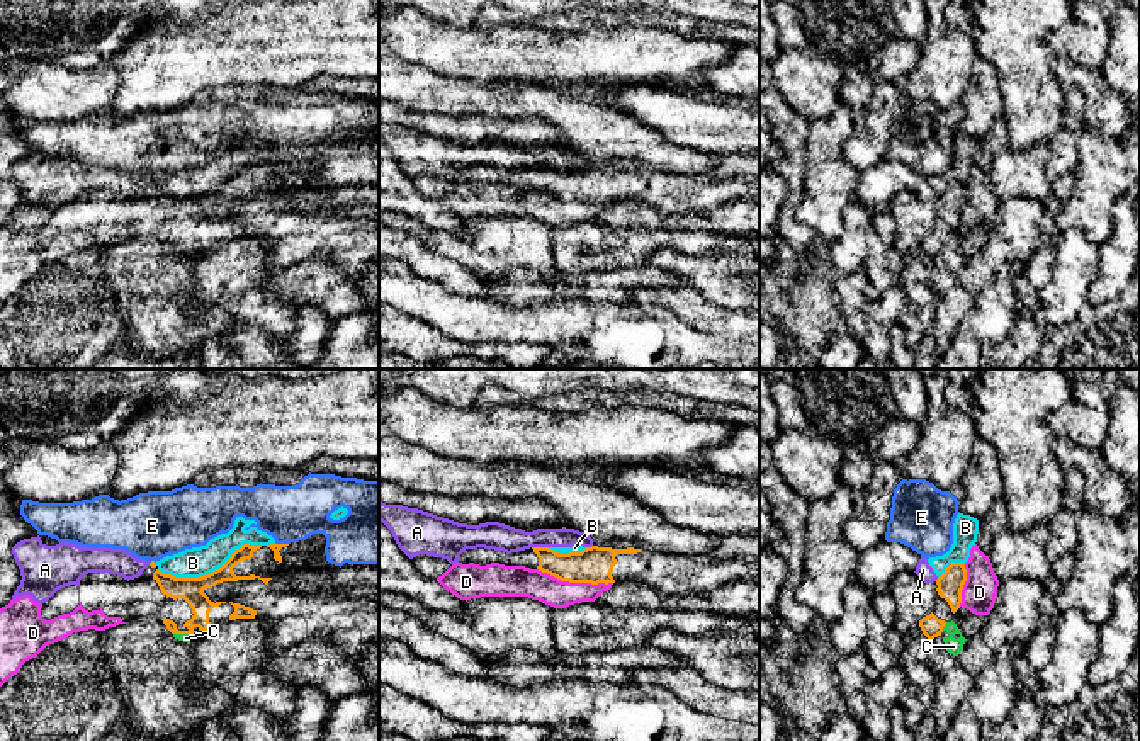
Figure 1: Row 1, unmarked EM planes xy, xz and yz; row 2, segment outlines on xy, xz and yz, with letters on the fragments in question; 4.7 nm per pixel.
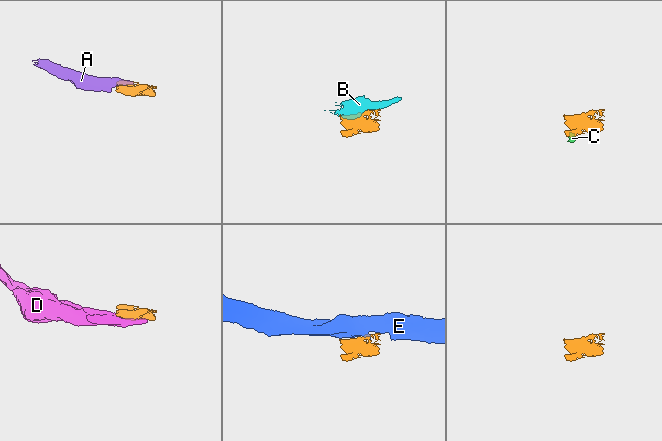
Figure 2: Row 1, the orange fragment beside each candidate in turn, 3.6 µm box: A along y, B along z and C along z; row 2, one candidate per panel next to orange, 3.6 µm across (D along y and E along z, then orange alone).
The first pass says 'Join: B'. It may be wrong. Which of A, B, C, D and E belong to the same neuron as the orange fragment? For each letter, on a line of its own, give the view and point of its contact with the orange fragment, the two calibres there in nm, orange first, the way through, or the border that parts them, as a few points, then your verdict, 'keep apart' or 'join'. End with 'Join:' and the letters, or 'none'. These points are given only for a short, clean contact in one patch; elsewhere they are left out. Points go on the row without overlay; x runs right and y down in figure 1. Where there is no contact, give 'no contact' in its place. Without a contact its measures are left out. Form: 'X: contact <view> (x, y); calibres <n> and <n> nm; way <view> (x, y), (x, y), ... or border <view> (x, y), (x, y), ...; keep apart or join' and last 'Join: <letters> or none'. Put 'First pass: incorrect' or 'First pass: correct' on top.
First pass: incorrect
A: contact xz (541, 167); calibres 160 and 130 nm; border xz (532, 165), (547, 167); keep apart
B: contact xy (209, 192); calibres 110 and 140 nm; keep apart
C: contact yz (945, 243); calibres 100 and 80 nm; border yz (947, 242), (942, 248); keep apart
D: contact xz (575, 201); calibres 180 and 140 nm; border xz (537, 187), (561, 199), (612, 203); keep apart
E: contact xy (282, 164); calibres 50 and 280 nm; keep apart
Join: none

